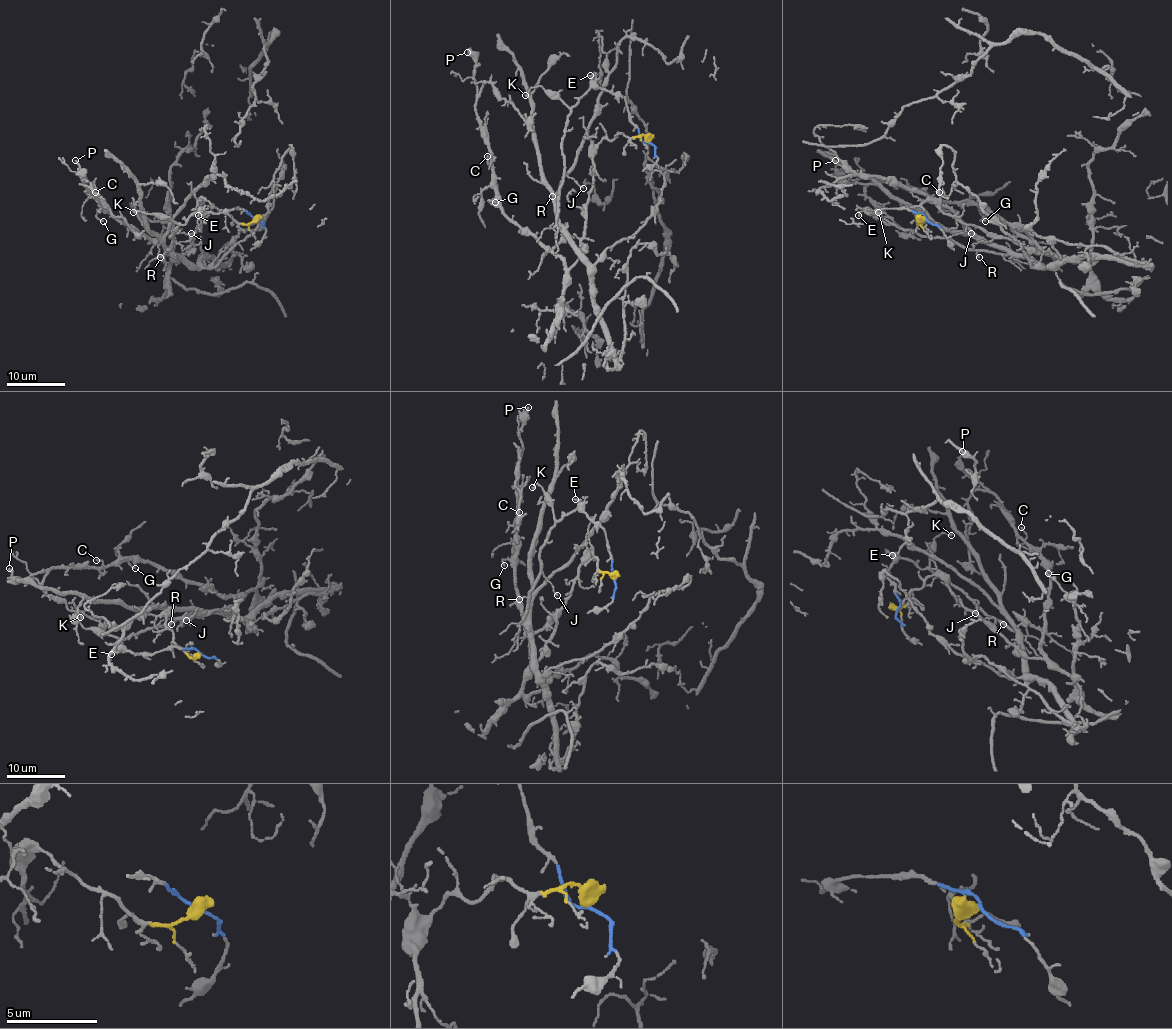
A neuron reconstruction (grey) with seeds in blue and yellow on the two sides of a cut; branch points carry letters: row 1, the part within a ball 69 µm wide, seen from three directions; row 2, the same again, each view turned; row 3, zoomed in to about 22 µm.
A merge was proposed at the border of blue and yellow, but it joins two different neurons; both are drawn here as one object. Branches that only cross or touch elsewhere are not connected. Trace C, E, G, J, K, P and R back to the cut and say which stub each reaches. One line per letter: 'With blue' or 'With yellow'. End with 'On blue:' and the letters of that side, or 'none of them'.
C: With yellow
E: With blue
G: With yellow
J: With blue
K: With blue
P: With yellow
R: With blue
On blue: E, J, K, R

